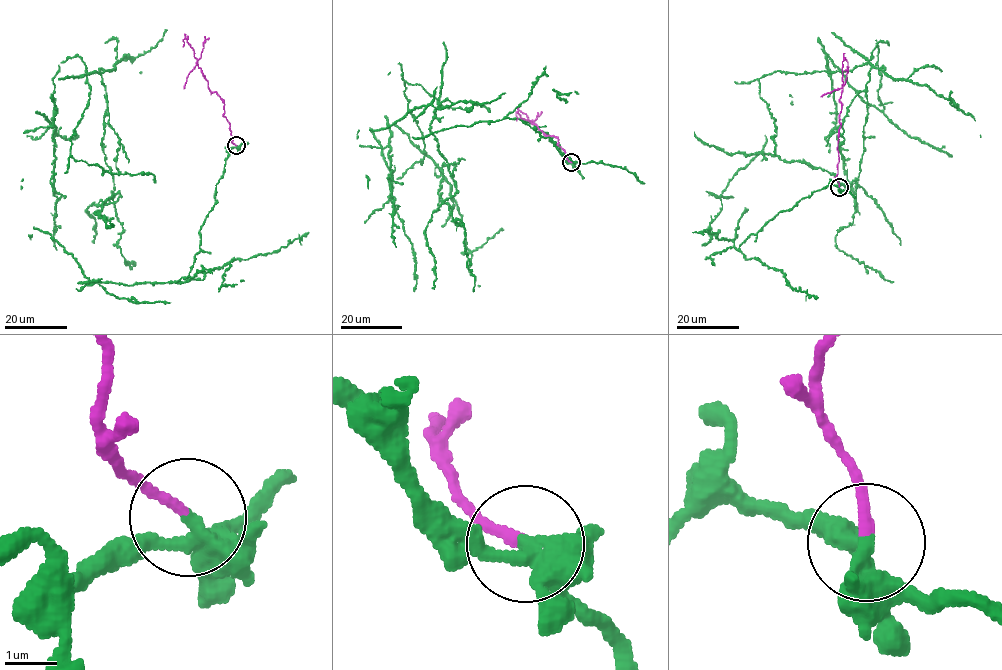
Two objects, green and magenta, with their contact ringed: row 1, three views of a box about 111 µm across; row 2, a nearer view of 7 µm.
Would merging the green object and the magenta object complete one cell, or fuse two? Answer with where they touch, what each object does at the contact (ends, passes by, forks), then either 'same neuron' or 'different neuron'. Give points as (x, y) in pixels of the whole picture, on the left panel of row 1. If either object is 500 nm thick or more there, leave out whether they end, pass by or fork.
(236, 145) | green passes by | magenta ends | different neuron

